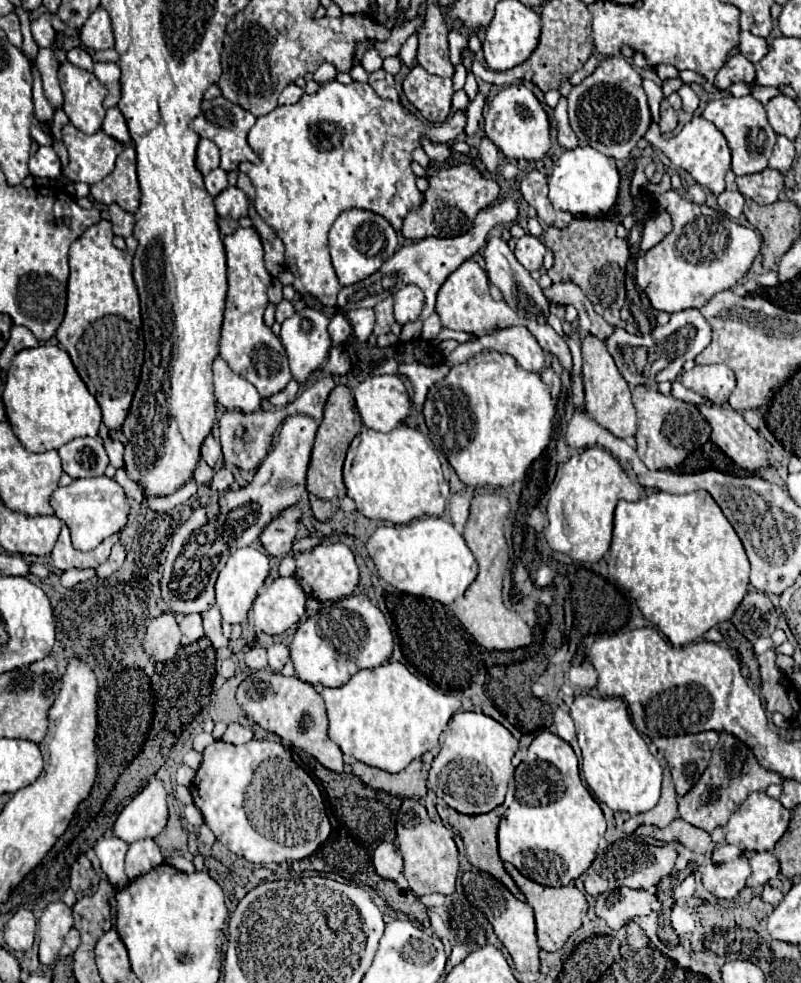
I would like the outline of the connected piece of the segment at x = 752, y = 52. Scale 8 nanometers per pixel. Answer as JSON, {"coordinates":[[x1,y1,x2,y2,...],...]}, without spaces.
{"coordinates":[[740,31,738,49,740,49,740,53,742,53,748,61,756,63,756,61,760,61,760,59,764,57,764,53,768,51,768,43,766,43,766,39,756,37,756,35,748,33,748,31]]}

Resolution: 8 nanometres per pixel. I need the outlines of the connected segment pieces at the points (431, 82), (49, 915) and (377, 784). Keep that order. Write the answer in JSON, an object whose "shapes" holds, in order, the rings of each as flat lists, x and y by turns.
{"shapes":[[[414,65,404,79,406,99,422,113,424,119,432,123,442,123,450,117,452,111,452,81,448,77,438,77]],[[50,903,42,917,38,919,38,945,40,945,40,963,52,965,58,959,58,951,64,943,66,933,72,929,72,909,62,903]],[[414,759,400,773,386,773,382,769,368,767,368,765,360,763,360,761,352,763,350,769,352,769,352,773,356,777,360,777,372,789,380,789,380,791,396,795,396,797,412,797,412,799,426,797,428,771,424,769,420,759]]]}

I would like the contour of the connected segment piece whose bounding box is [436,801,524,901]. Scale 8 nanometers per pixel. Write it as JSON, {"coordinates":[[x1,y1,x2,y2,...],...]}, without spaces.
{"coordinates":[[440,801,440,803,436,805,436,809,438,809,442,821,450,823,452,829,460,831,460,835,462,835,462,839,464,839,464,845,466,845,466,857,468,857,468,861,470,861,476,869,486,871,486,873,490,873,492,877,496,877,498,881,502,881,502,883,508,887,508,891,510,891,516,899,522,901,522,899,524,899,522,891,516,887,516,883,512,881,512,877,506,873,506,869,502,867,502,861,500,861,500,857,498,857,496,833,498,833,498,823,500,823,500,809,494,809,494,811,484,813,484,815,462,815,462,813,456,813,454,809,448,809,448,805,444,805,444,801]]}

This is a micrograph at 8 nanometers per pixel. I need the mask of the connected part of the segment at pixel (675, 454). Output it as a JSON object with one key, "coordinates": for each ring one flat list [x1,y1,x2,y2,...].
{"coordinates":[[638,385,632,391,632,401,638,413,638,431,636,431,638,455,648,469,676,469,686,459,686,455,694,449,696,443,704,445,710,439,712,429,708,421,704,421,700,411,692,409,690,415,684,419,680,415,684,403,680,403,672,395,662,395,660,391]]}

